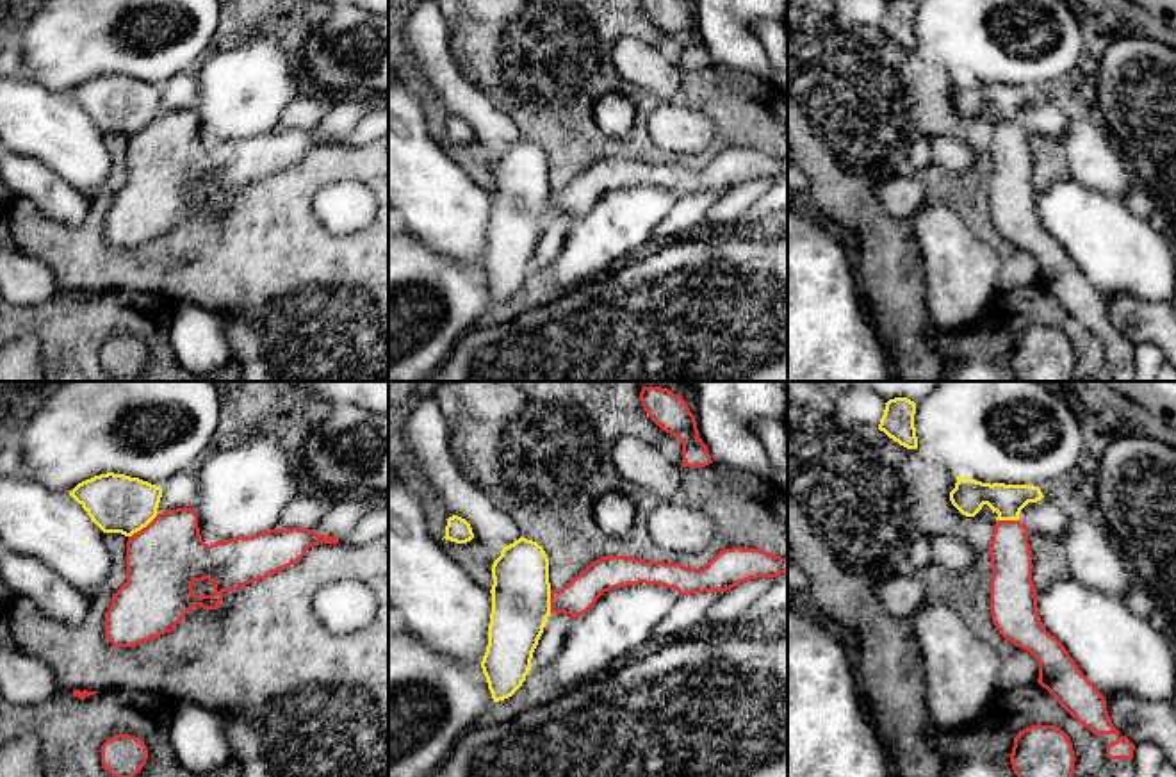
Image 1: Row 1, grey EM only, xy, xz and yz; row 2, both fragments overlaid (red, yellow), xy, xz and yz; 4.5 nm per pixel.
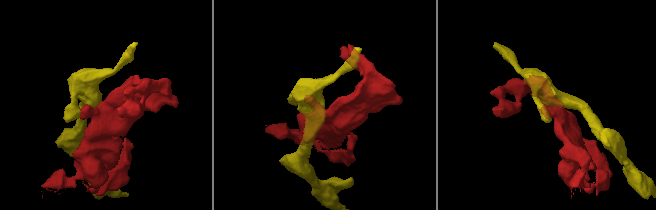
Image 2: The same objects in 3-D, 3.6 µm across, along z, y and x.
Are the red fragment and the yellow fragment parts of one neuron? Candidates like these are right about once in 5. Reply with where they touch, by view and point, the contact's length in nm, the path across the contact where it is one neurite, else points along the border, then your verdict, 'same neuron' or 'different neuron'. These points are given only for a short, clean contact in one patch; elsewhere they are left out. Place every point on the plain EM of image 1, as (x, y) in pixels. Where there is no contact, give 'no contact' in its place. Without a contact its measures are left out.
xy (143, 129) | 180 nm | different neuron

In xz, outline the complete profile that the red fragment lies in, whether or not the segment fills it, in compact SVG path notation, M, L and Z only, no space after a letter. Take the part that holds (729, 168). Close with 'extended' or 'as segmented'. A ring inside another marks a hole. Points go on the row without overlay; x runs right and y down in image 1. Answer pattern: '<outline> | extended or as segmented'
M743 148L720 151L704 169L629 157L602 157L561 191L551 191L551 214L565 214L572 219L581 217L604 192L627 185L659 185L674 189L681 196L691 196L727 192L739 184L757 178L777 178L784 173L788 173L788 159Z | as segmented

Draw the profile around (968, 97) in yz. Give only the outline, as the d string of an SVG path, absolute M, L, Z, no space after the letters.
M959 77L955 80L950 102L966 118L975 118L987 105L992 114L998 114L996 121L1019 121L1019 114L1028 103L1044 98L1041 89L1033 86L991 86Z

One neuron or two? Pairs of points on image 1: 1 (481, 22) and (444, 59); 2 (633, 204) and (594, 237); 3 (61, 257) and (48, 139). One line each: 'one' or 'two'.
1: two
2: one
3: two

